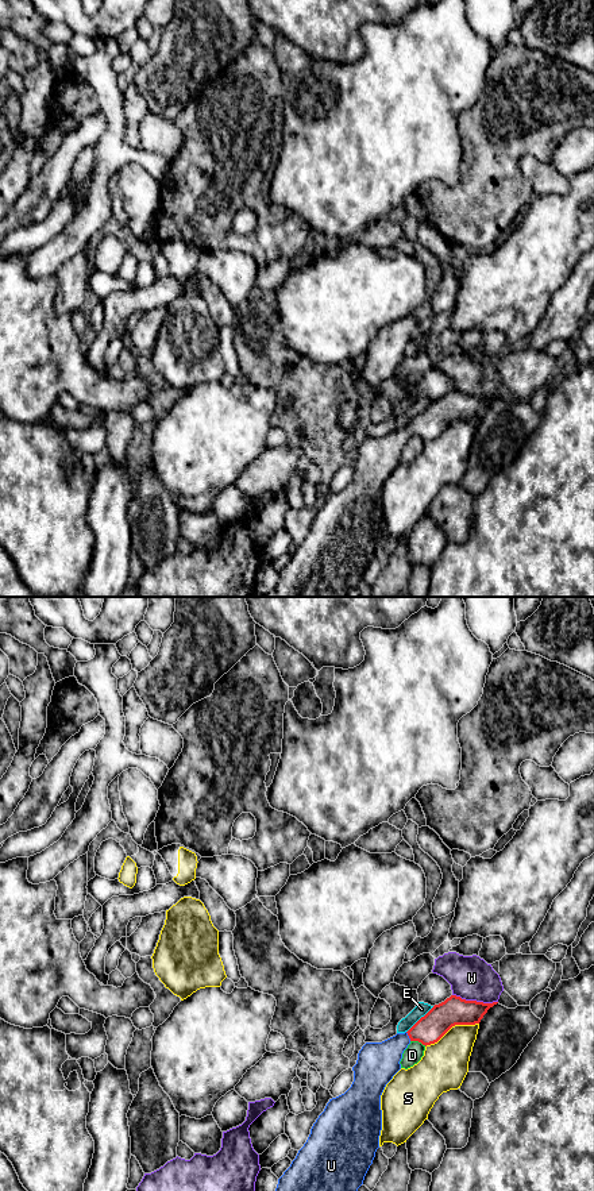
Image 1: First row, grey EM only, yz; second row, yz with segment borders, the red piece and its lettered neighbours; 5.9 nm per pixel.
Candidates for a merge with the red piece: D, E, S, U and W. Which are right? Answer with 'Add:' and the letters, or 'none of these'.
Add: U

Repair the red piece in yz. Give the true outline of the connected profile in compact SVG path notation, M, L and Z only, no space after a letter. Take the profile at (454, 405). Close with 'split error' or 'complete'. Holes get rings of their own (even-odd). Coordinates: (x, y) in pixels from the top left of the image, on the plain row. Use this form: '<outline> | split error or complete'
M451 390L444 397L435 400L408 427L397 428L382 438L366 438L352 462L351 482L344 489L329 494L313 519L306 537L278 574L274 589L263 597L348 597L348 591L363 579L379 543L381 490L386 479L401 465L400 456L404 446L412 436L418 436L425 442L435 439L455 420L479 419L487 405L497 398L466 396Z | split error

